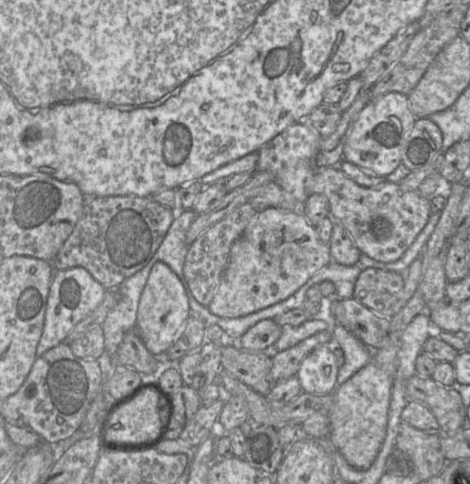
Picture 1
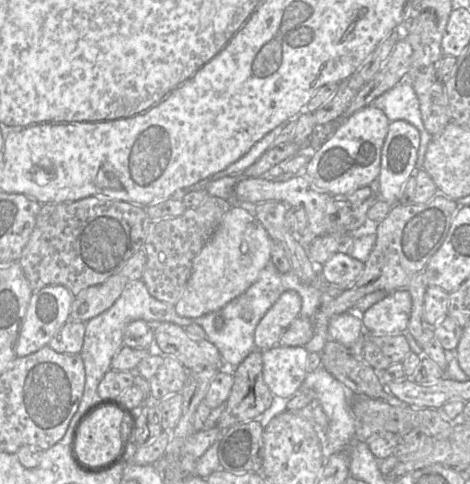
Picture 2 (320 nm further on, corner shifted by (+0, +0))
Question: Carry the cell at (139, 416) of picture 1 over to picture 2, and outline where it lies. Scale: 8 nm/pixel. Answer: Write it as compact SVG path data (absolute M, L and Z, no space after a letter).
M103 406L94 411L77 429L72 454L86 467L110 461L121 442L122 412L114 406Z

